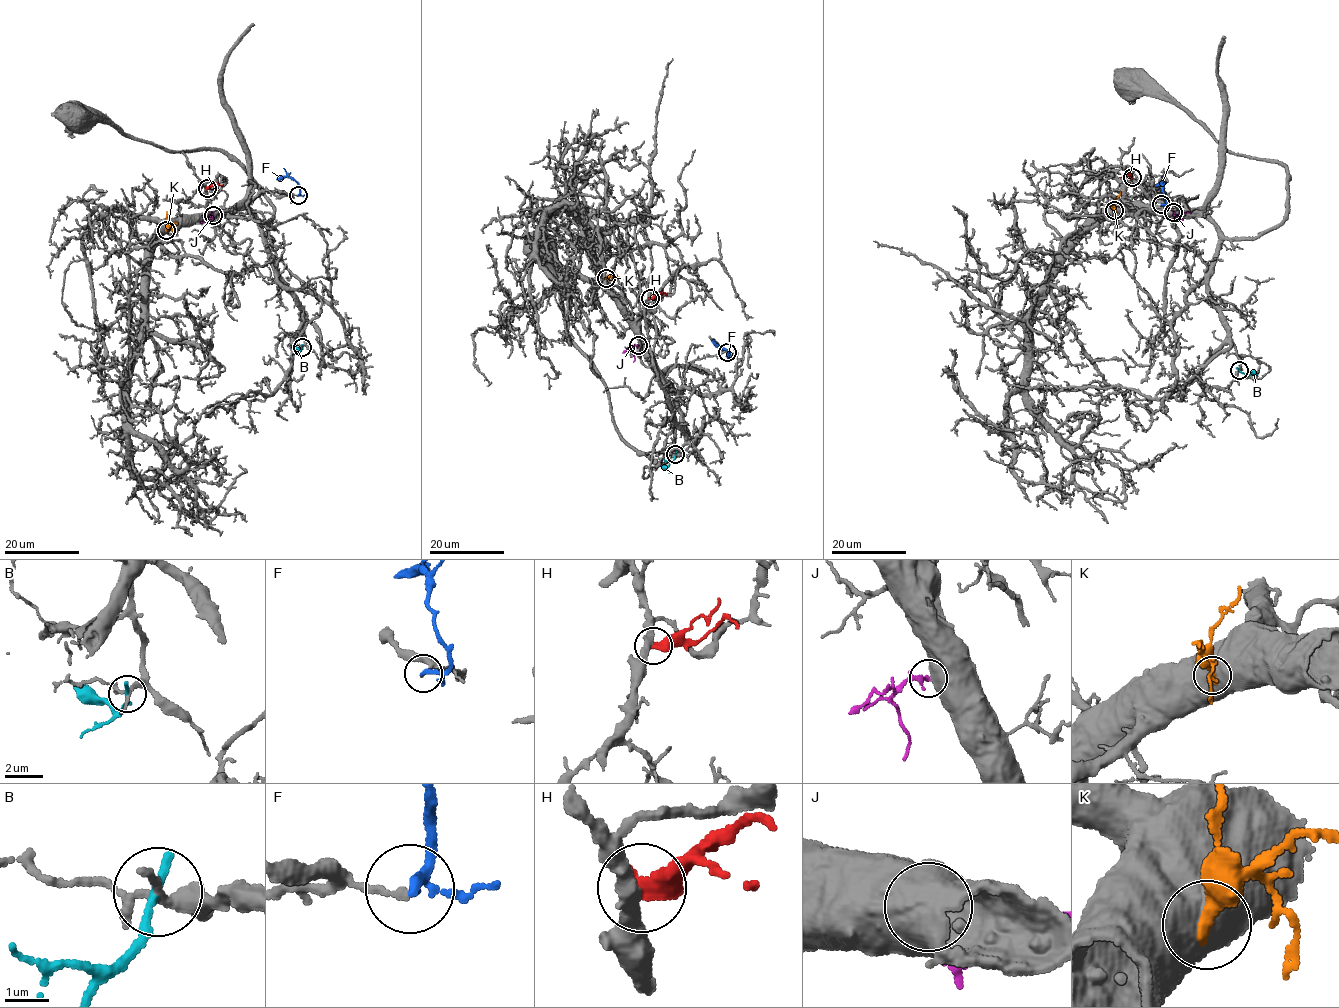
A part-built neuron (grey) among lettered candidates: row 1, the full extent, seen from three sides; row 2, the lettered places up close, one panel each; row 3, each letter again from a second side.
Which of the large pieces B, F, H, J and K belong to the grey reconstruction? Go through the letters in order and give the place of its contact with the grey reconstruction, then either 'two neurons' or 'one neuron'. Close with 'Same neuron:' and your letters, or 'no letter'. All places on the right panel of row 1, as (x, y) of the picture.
B: meets grey at (1239, 370); two neurons
F: meets grey at (1161, 204); two neurons
H: meets grey at (1132, 177); two neurons
J: meets grey at (1173, 212); one neuron
K: meets grey at (1114, 210); two neurons
Same neuron: J

